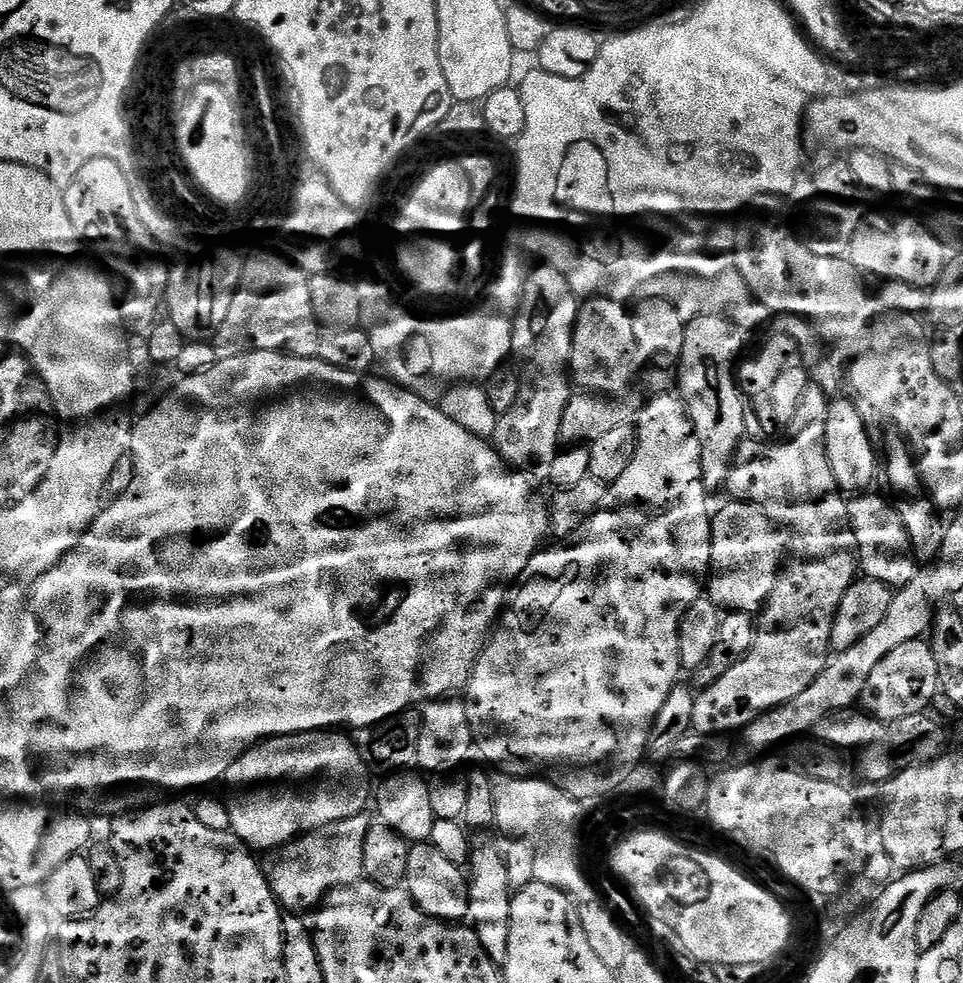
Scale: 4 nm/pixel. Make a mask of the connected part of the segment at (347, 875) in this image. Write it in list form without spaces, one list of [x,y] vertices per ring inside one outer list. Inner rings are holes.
[[[361,814],[354,818],[342,818],[342,822],[330,822],[330,826],[307,832],[284,847],[275,849],[266,875],[272,893],[289,913],[311,913],[323,905],[324,897],[329,892],[365,879],[366,838],[373,826],[373,821],[366,817]]]

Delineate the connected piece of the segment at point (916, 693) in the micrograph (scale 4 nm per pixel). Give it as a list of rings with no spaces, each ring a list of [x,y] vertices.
[[[927,639],[911,640],[898,646],[898,650],[886,654],[882,662],[878,662],[874,674],[870,674],[870,682],[866,682],[866,690],[860,696],[863,711],[885,722],[895,722],[910,714],[925,711],[935,696],[940,692],[938,666],[934,662],[931,643]]]

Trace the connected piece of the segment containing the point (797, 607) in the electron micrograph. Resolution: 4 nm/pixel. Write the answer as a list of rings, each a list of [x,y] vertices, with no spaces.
[[[832,552],[821,560],[808,560],[805,564],[796,564],[790,568],[781,575],[774,594],[759,613],[756,637],[754,646],[750,646],[750,654],[746,654],[746,658],[726,670],[726,674],[722,674],[718,682],[697,695],[692,727],[703,736],[739,733],[763,712],[782,706],[782,702],[790,702],[790,698],[798,698],[798,694],[802,694],[802,690],[806,690],[806,686],[810,686],[814,678],[818,678],[818,674],[822,674],[822,670],[828,667],[830,653],[833,651],[832,631],[836,615],[842,606],[846,590],[850,590],[850,586],[858,579],[857,557],[853,553],[851,556],[848,552]]]

